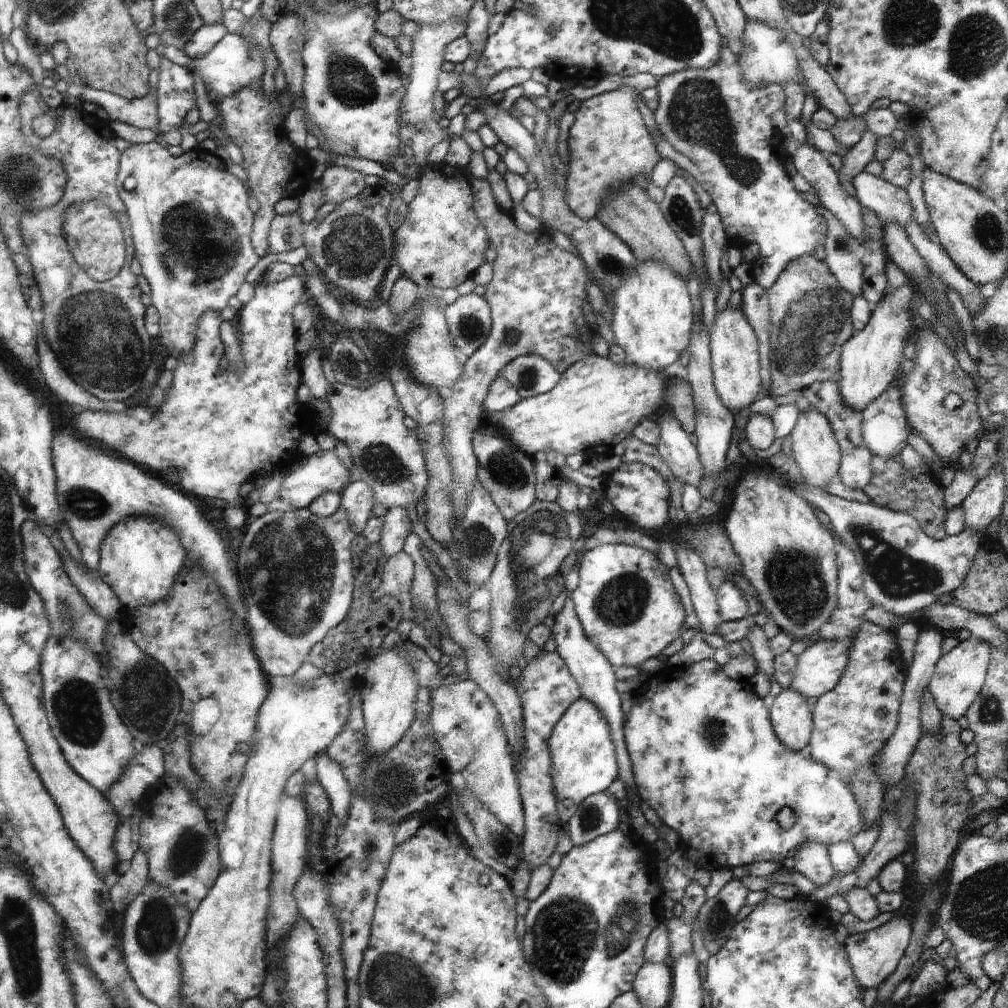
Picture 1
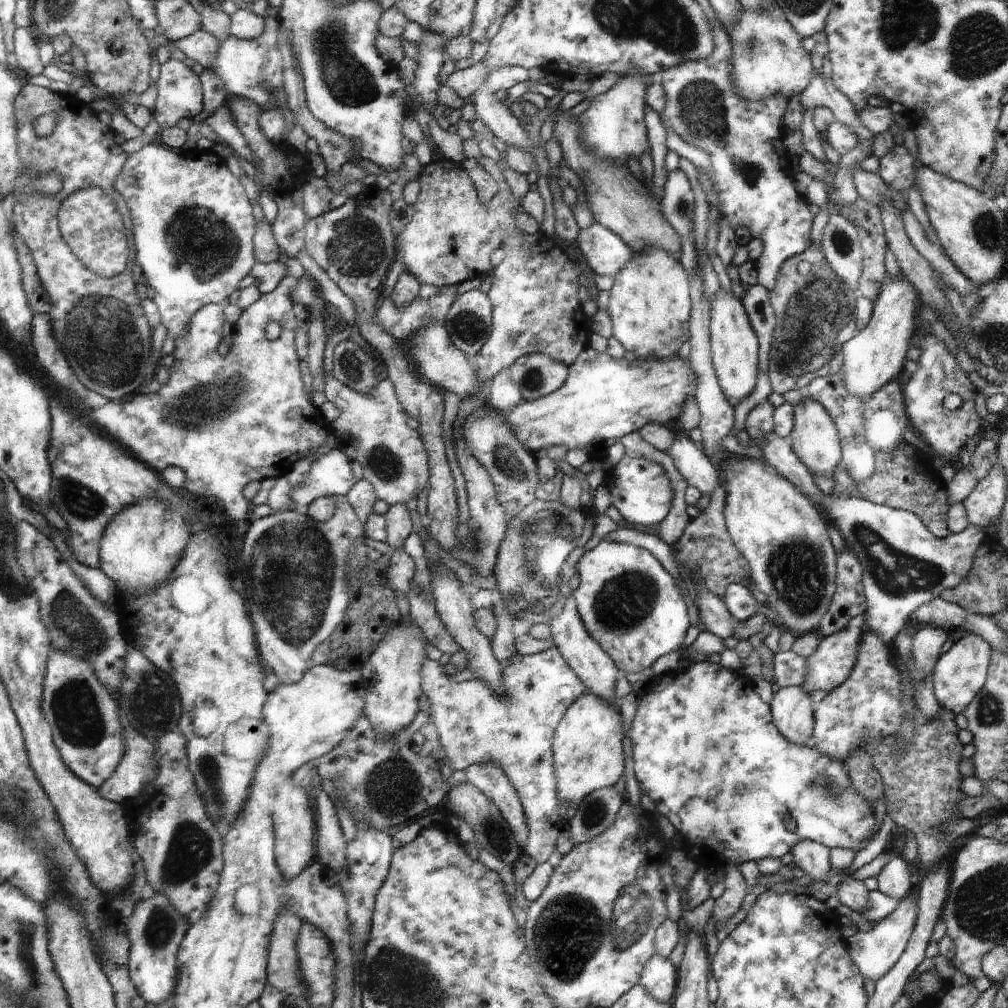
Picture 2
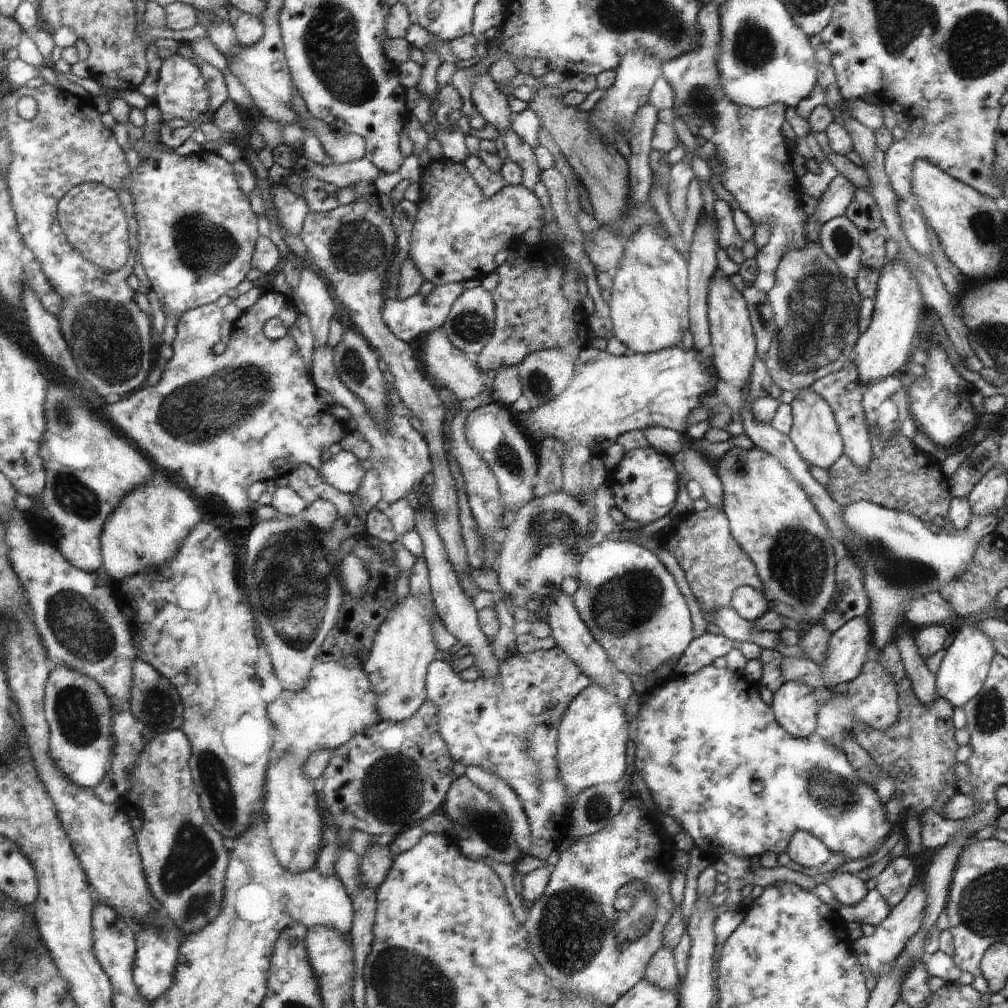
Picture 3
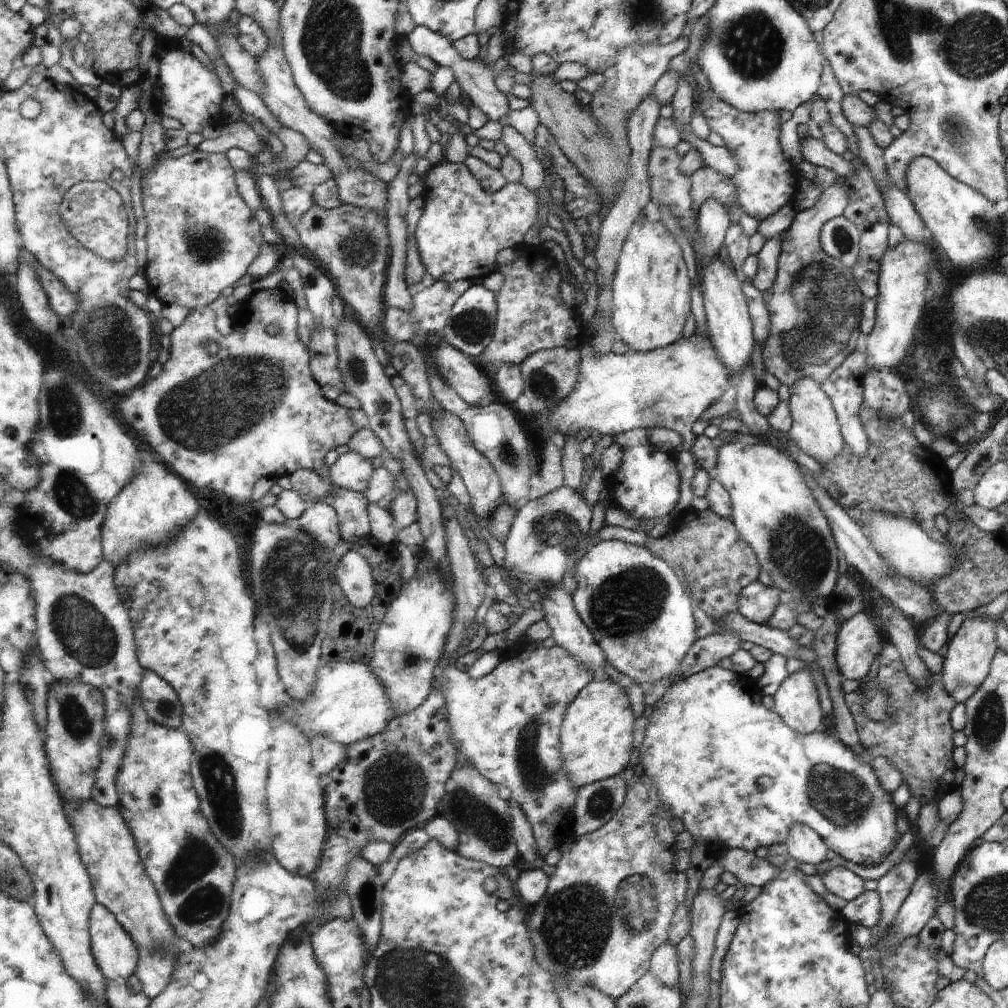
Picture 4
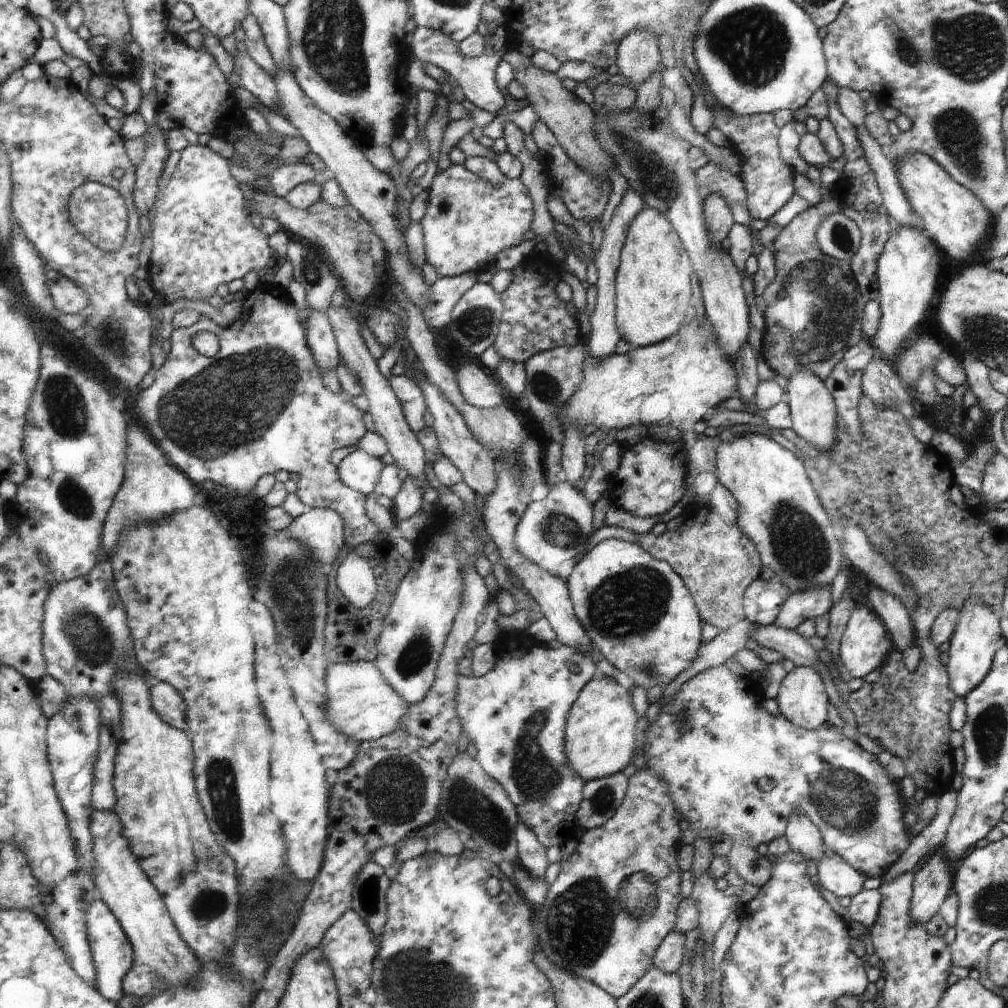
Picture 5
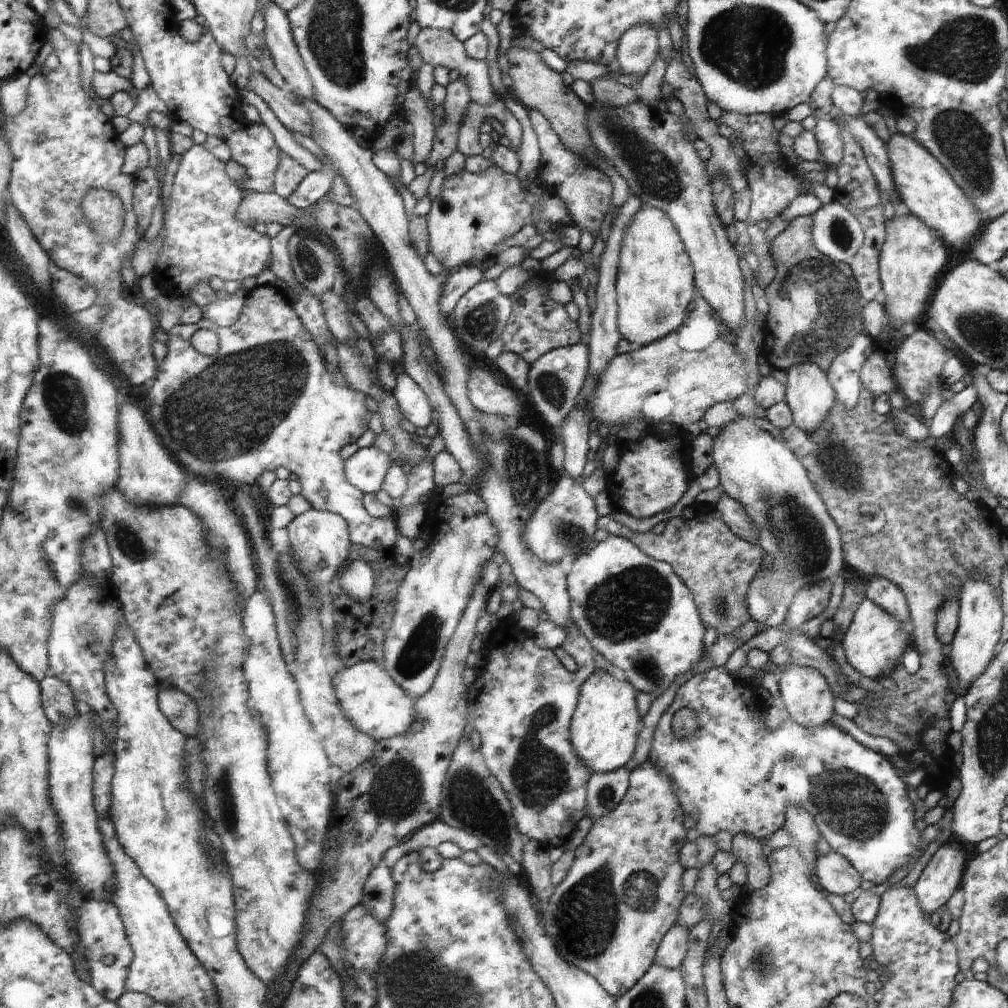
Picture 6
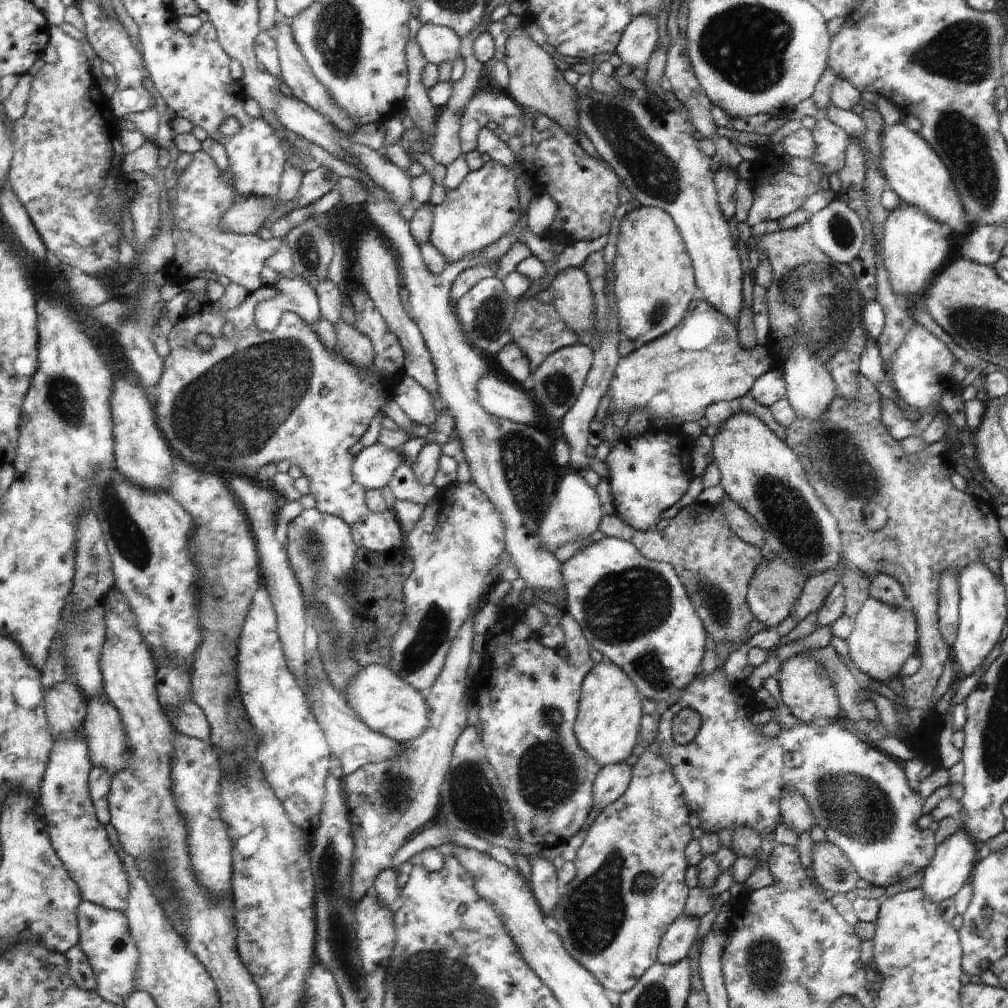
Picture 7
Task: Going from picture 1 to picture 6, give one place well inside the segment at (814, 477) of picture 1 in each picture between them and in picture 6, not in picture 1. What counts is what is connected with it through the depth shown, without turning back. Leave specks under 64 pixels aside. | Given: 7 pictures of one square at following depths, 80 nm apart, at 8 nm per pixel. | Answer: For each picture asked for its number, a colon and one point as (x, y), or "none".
2: (814, 437)
3: (815, 433)
4: (815, 429)
5: (811, 405)
6: (810, 397)

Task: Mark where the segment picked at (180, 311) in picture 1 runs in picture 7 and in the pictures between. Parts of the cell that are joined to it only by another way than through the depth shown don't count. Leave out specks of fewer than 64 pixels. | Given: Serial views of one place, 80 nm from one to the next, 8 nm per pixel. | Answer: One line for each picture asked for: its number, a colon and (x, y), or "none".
2: (194, 231)
3: (197, 235)
4: (201, 237)
5: (202, 236)
6: (203, 238)
7: (203, 197)

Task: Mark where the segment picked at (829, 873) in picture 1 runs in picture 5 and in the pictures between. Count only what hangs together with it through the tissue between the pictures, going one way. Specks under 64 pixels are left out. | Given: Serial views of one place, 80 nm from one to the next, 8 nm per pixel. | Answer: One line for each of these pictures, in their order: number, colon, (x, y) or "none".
2: (811, 857)
3: (805, 849)
4: (804, 844)
5: (803, 836)

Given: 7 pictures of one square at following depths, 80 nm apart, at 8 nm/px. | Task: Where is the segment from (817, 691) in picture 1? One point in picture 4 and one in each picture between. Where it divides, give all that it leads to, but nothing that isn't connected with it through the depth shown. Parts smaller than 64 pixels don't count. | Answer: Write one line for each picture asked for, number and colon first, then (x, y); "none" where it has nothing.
2: (828, 666)
3: (847, 650)
4: (858, 641)

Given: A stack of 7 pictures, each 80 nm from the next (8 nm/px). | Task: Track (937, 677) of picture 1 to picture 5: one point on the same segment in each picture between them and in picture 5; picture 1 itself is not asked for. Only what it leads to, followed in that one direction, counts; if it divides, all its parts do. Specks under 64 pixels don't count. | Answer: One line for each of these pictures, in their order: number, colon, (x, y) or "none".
2: (958, 676)
3: (964, 668)
4: (967, 662)
5: (977, 636)

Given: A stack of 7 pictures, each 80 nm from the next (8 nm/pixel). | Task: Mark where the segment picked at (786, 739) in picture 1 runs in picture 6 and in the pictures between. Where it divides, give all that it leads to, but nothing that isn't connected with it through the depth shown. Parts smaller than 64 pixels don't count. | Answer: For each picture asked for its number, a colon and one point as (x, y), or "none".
2: (791, 711)
3: (795, 709)
4: (796, 701)
5: (802, 699)
6: (805, 694)

